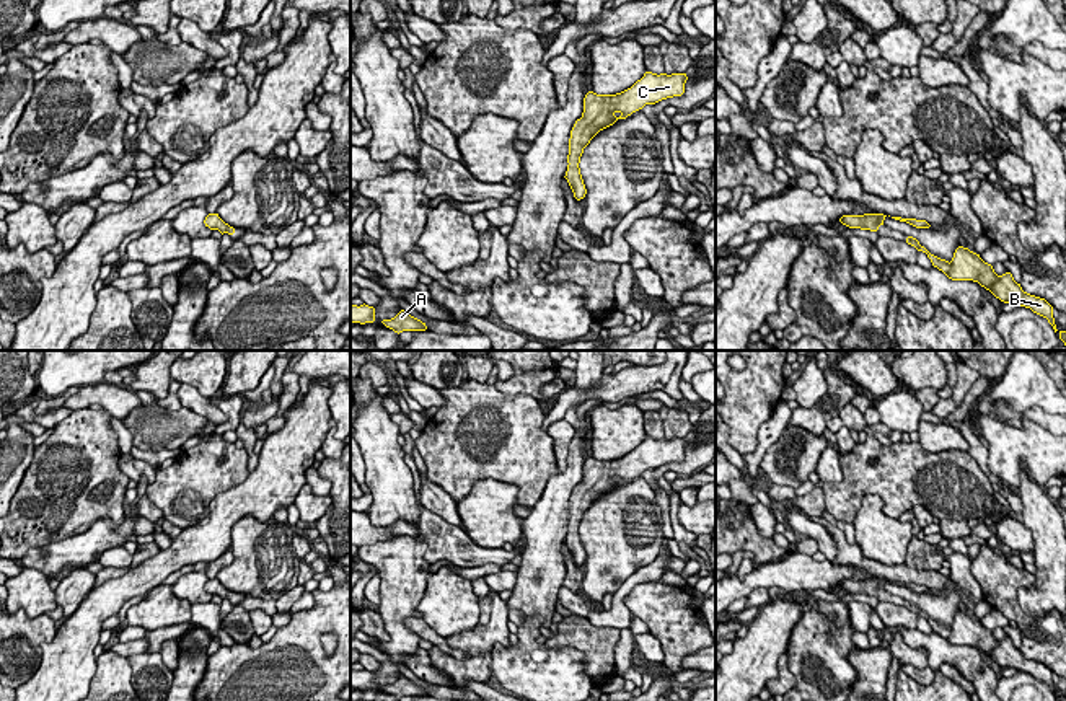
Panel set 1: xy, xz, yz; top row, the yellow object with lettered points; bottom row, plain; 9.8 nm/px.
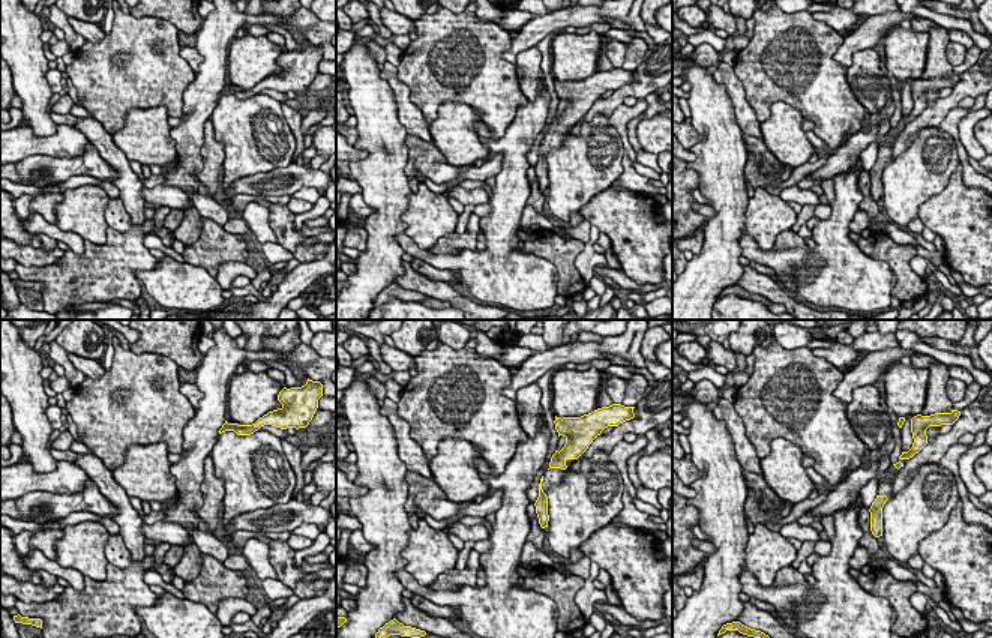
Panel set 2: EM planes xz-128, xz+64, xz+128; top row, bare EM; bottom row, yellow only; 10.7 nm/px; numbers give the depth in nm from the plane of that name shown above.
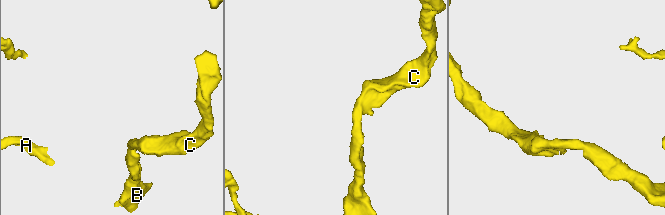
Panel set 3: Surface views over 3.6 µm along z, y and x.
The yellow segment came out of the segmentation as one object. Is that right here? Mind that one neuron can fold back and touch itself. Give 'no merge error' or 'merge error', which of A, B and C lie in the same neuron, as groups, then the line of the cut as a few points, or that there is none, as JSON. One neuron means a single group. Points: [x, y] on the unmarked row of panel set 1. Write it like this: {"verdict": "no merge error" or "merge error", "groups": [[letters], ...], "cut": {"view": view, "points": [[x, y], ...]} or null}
{"verdict": "no merge error", "groups": [["A", "B", "C"]], "cut": null}

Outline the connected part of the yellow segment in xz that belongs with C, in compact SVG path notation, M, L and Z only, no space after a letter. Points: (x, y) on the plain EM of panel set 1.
M645 437L631 453L616 460L597 460L588 456L584 463L582 483L575 486L567 520L566 544L577 566L587 559L582 540L580 522L590 505L603 494L613 491L618 484L626 484L645 470L655 470L662 465L681 461L685 458L686 439L652 439Z

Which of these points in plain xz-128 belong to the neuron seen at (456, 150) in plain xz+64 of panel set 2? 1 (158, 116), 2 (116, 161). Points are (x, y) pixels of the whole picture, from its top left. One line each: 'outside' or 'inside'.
1: inside
2: outside

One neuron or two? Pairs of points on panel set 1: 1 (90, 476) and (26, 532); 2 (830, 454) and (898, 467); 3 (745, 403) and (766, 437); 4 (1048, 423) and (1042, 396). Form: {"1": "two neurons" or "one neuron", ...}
{"1": "one neuron", "2": "two neurons", "3": "two neurons", "4": "two neurons"}

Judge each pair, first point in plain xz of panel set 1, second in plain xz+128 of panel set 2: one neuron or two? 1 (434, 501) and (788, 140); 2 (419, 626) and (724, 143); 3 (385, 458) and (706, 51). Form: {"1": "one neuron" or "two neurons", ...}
{"1": "two neurons", "2": "two neurons", "3": "two neurons"}

